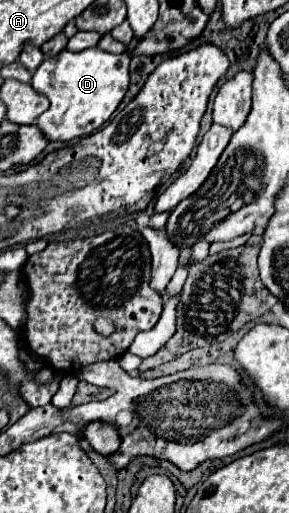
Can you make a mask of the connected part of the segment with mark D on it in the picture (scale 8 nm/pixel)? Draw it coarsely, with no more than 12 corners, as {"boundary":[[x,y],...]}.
{"boundary":[[130,54],[46,58],[32,88],[50,100],[50,142],[96,132],[128,90]]}

